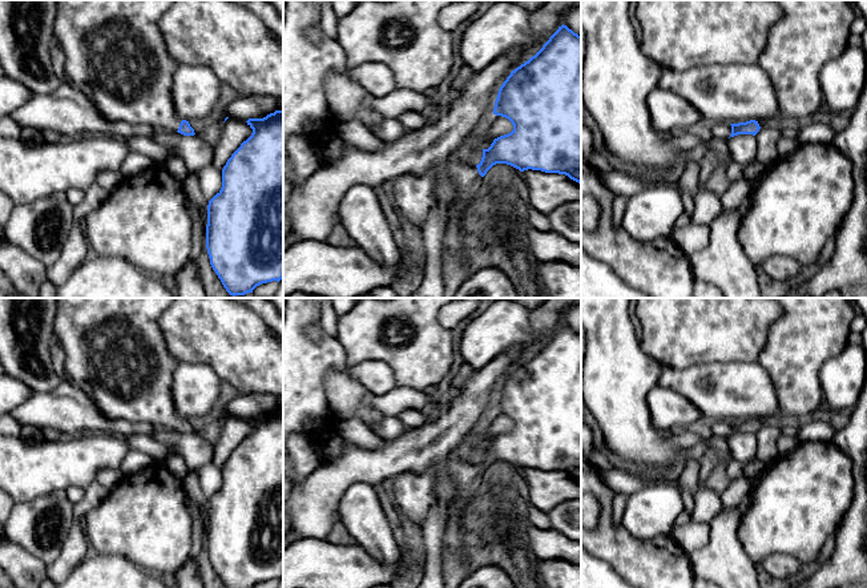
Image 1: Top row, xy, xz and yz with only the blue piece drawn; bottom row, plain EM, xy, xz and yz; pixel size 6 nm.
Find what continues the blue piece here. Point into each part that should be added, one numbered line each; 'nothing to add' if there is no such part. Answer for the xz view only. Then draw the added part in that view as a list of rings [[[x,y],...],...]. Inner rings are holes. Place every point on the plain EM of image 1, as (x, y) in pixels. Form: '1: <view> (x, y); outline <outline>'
1: xz (414, 495); outline [[[455,450],[431,468],[423,472],[398,474],[386,486],[412,531],[419,531],[432,508],[444,510],[448,531],[473,531],[477,525],[476,519],[465,514],[465,507],[479,496],[481,480],[483,475],[476,463],[469,460],[461,450]],[[439,474],[447,475],[455,486],[455,494],[449,499],[435,494]]]

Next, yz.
1: yz (810, 330); outline [[[771,298],[771,299],[777,301],[782,306],[783,314],[774,323],[770,325],[767,333],[767,341],[765,343],[765,347],[759,353],[757,363],[767,372],[767,375],[774,383],[777,396],[778,396],[778,411],[771,418],[758,419],[759,424],[763,420],[778,419],[786,415],[795,416],[795,418],[811,418],[820,414],[820,406],[823,404],[824,399],[820,387],[819,370],[828,358],[839,354],[848,345],[848,335],[851,334],[851,323],[856,311],[856,307],[854,306],[850,298]]]

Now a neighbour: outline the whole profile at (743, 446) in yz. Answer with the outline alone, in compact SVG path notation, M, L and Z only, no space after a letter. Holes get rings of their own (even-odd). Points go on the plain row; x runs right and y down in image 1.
M738 432L727 438L730 452L734 460L742 463L743 466L757 459L757 435L753 432Z

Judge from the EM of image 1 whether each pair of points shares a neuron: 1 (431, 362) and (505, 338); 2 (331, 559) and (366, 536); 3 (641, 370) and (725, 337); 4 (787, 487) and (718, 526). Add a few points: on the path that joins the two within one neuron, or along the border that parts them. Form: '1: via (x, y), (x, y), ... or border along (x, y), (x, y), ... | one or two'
1: border along (456, 339), (458, 350) | two
2: border along (357, 542), (380, 562) | two
3: border along (640, 339), (640, 346), (661, 365) | two
4: border along (738, 520), (737, 538), (746, 551) | two

